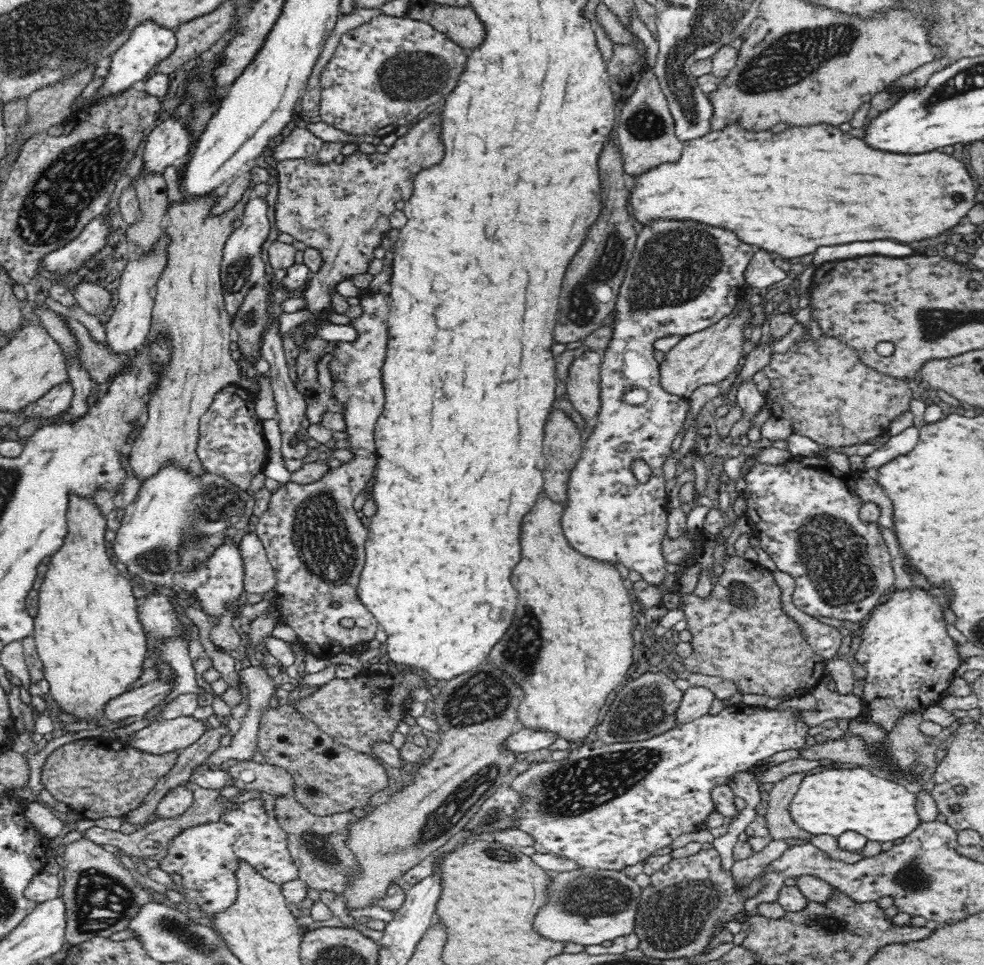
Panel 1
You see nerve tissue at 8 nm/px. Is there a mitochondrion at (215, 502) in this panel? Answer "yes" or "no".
yes

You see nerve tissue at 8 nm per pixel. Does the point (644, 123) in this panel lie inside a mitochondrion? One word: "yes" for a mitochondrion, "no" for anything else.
yes

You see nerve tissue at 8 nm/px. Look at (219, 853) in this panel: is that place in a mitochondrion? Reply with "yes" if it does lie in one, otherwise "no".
no

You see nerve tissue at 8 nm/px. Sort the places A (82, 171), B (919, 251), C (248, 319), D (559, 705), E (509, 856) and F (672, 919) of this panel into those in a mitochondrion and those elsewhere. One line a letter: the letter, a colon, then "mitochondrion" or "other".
A: mitochondrion
B: other
C: mitochondrion
D: other
E: mitochondrion
F: mitochondrion

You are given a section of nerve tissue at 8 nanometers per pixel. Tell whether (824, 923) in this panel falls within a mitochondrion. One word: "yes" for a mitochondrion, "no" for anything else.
yes

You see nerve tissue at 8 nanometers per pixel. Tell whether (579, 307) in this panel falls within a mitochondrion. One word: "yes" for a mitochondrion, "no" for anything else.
yes

